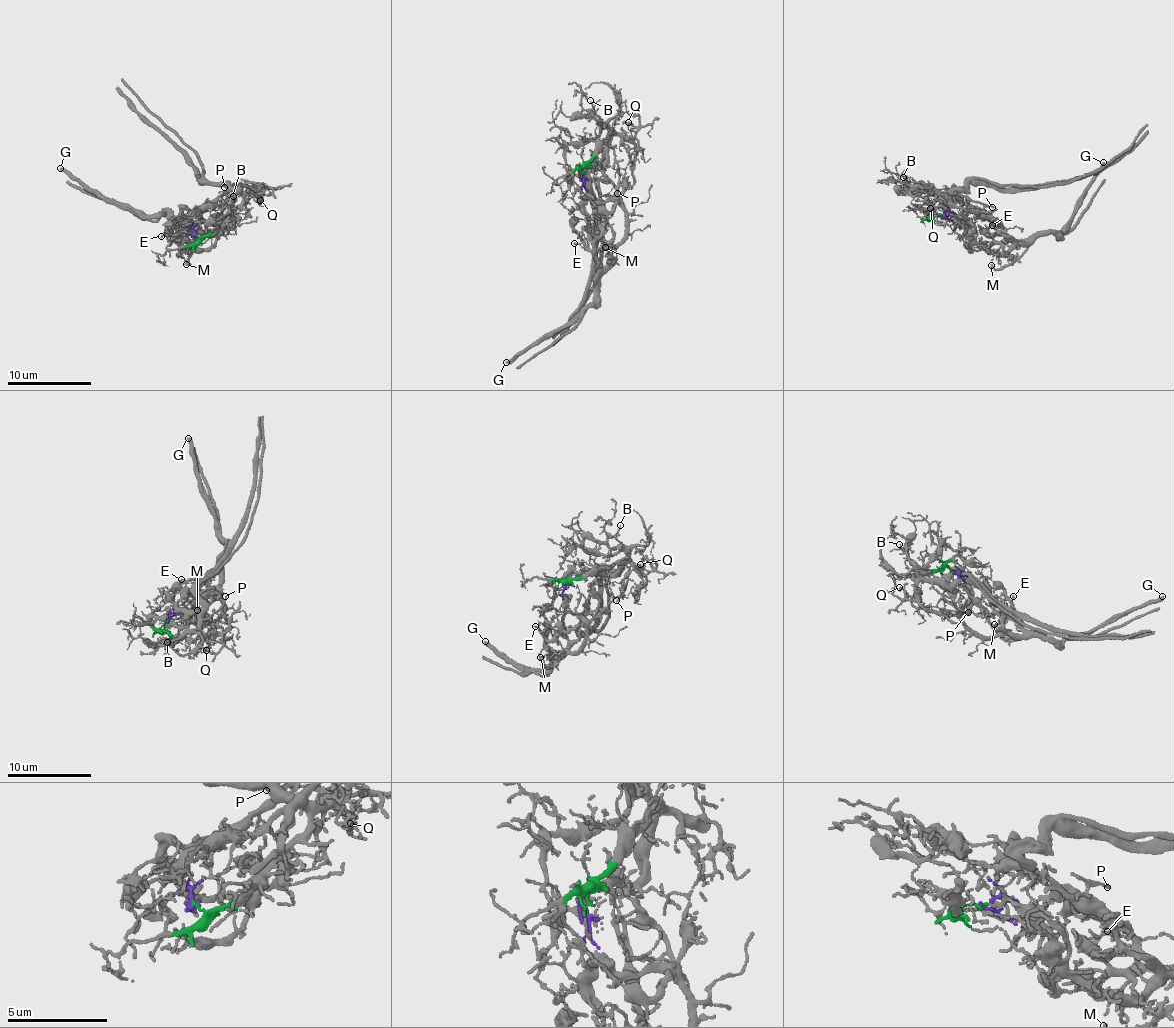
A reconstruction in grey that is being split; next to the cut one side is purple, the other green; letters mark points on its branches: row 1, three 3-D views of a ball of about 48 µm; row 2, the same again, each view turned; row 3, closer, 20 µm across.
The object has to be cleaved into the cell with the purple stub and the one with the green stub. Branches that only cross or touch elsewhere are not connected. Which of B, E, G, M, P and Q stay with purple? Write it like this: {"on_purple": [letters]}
{"on_purple": ["E", "G", "M"]}

